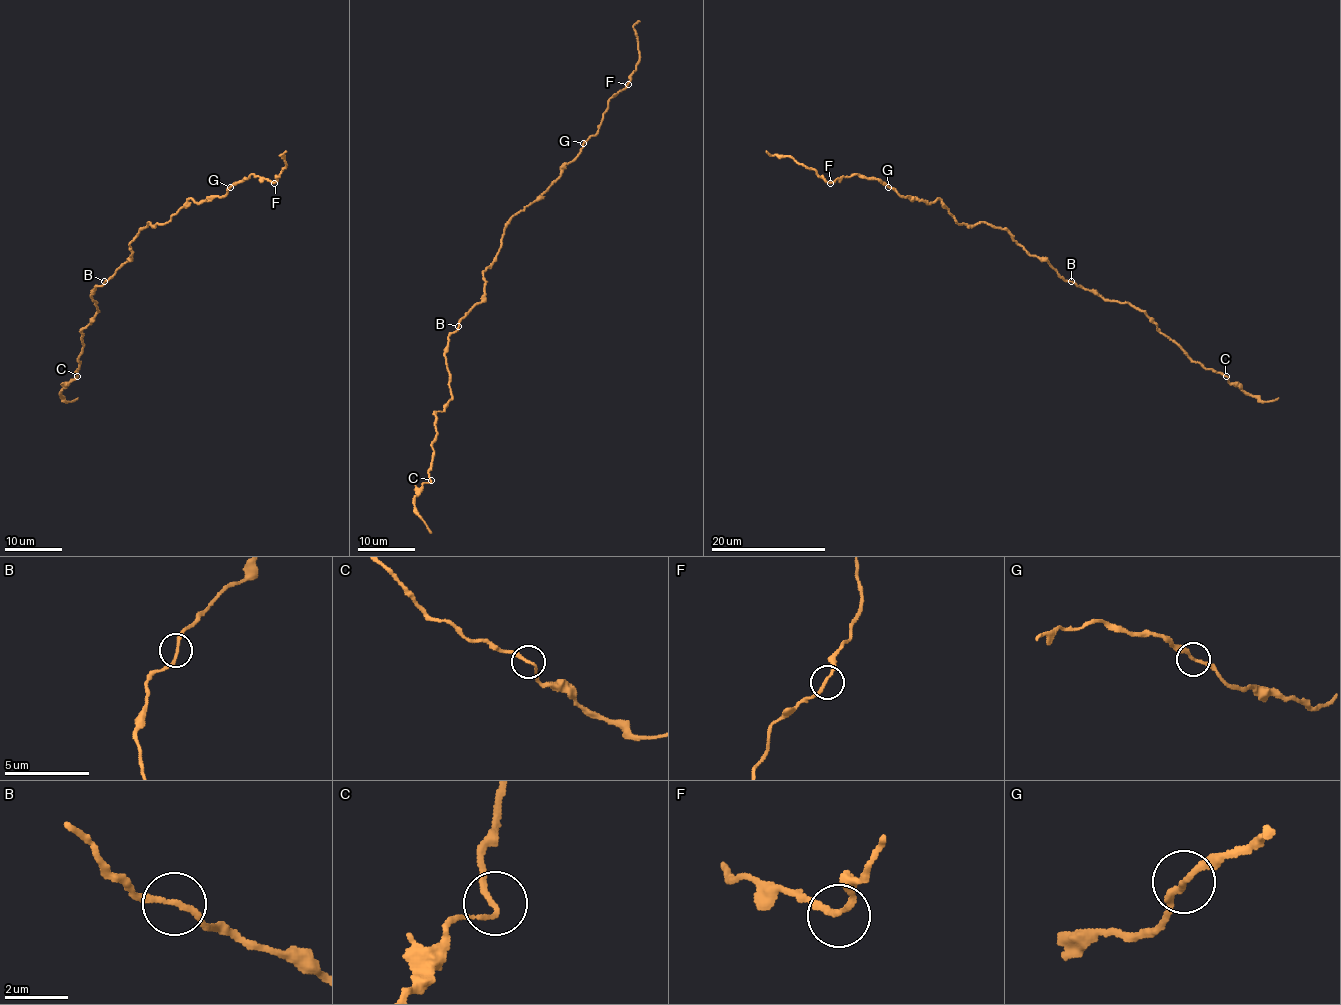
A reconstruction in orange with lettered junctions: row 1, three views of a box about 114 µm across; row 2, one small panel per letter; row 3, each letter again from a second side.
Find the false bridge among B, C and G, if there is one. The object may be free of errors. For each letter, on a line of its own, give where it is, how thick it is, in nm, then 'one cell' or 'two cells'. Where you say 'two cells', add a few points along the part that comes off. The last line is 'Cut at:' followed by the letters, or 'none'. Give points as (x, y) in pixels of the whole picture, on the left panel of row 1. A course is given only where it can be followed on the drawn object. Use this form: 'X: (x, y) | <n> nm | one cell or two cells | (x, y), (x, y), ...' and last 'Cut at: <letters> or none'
B: (104, 281) | 180 nm | one cell
C: (77, 376) | 160 nm | one cell
G: (230, 187) | 170 nm | one cell
Cut at: none

